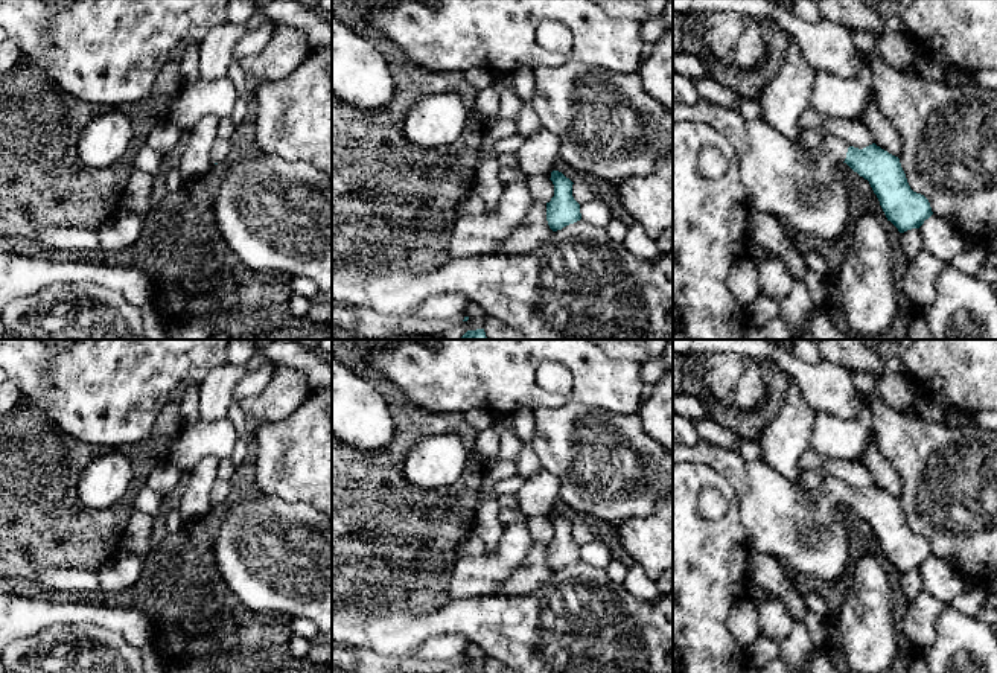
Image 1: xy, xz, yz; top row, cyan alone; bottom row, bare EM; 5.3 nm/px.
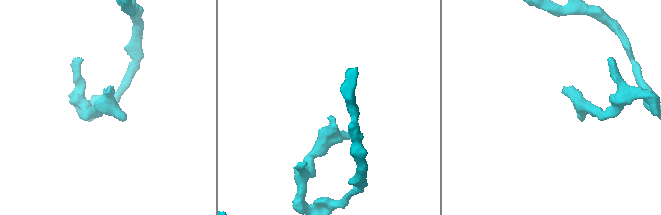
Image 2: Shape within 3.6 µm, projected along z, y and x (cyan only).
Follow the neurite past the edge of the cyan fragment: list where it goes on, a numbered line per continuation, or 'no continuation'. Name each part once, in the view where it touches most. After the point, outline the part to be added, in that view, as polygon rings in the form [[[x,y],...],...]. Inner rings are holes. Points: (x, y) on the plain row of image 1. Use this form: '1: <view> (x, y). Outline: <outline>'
1: yz (781, 519). Outline: [[[703,439],[693,446],[673,442],[673,464],[677,463],[703,463],[729,483],[740,507],[740,519],[750,550],[772,556],[798,574],[825,583],[836,583],[843,577],[849,560],[848,534],[839,516],[839,506],[845,502],[849,489],[843,480],[827,478],[819,493],[811,496],[801,480],[785,478],[766,461],[744,460],[738,452]]]

